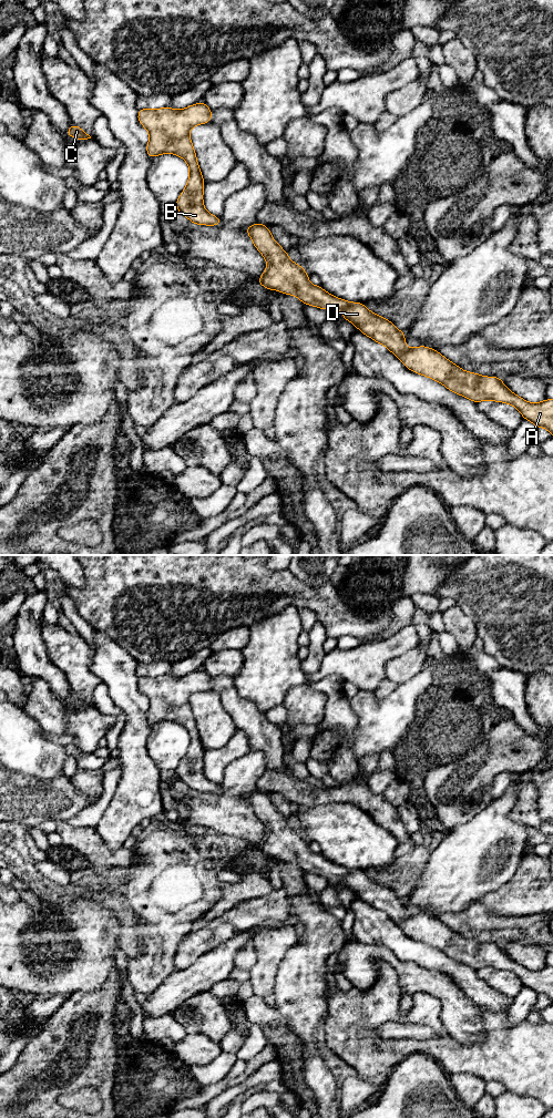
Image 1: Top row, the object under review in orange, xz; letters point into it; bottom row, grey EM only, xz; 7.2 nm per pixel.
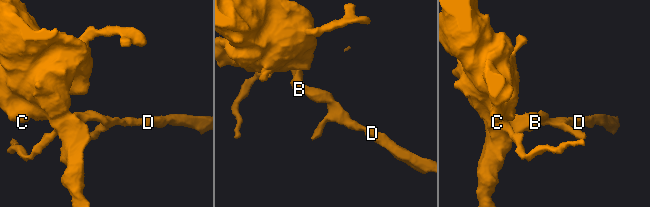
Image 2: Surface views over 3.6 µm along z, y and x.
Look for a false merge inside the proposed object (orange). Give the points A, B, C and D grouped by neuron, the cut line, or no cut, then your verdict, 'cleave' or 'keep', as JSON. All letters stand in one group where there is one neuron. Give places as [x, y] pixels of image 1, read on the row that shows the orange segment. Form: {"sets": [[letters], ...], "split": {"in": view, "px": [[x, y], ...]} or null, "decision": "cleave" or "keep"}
{"sets": [["A", "B", "C", "D"]], "split": null, "decision": "keep"}

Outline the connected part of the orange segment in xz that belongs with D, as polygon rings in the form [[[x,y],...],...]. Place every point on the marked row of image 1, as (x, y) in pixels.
[[[255,223],[245,232],[267,261],[265,273],[256,279],[266,289],[296,296],[304,304],[324,310],[340,309],[346,320],[352,322],[366,336],[386,346],[414,373],[434,379],[450,391],[475,403],[494,400],[512,404],[525,420],[533,422],[536,428],[547,429],[553,437],[553,400],[530,403],[511,392],[500,377],[482,377],[467,372],[429,347],[408,349],[404,331],[399,331],[391,321],[369,311],[361,302],[348,302],[326,293],[320,286],[311,285],[303,267],[293,263],[288,254],[273,239],[268,226]]]

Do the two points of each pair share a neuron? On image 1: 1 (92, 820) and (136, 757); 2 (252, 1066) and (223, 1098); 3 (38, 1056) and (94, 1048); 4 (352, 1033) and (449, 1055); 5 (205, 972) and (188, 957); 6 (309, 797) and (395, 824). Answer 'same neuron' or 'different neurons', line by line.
1: different neurons
2: different neurons
3: same neuron
4: same neuron
5: different neurons
6: same neuron

